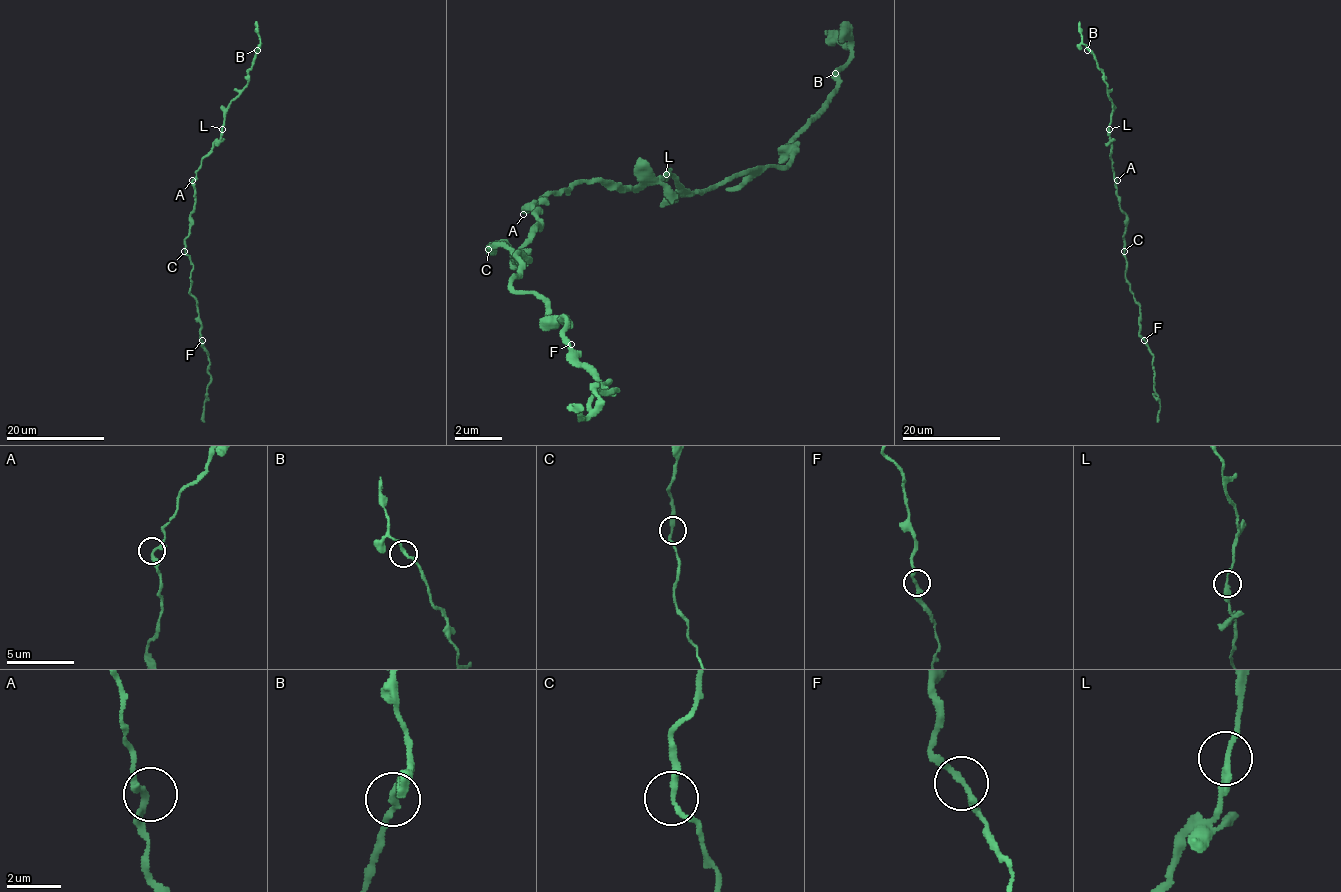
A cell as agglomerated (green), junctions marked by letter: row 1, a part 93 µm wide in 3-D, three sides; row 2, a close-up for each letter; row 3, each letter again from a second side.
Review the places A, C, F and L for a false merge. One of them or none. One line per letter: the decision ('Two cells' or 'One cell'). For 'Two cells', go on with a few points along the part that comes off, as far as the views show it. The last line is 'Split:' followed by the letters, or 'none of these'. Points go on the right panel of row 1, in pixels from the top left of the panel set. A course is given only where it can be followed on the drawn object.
A: One cell
C: One cell
F: One cell
L: One cell
Split: none of these

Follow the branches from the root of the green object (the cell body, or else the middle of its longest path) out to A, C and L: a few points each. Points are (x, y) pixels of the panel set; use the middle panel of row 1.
A: (518, 255), (518, 249), (529, 238), (529, 232), (541, 220), (541, 214), (535, 208), (529, 208), (523, 214)
C: (518, 255), (506, 244), (494, 244), (488, 249)
L: (518, 255), (541, 220), (535, 208), (523, 208), (576, 185), (629, 185), (665, 173)

